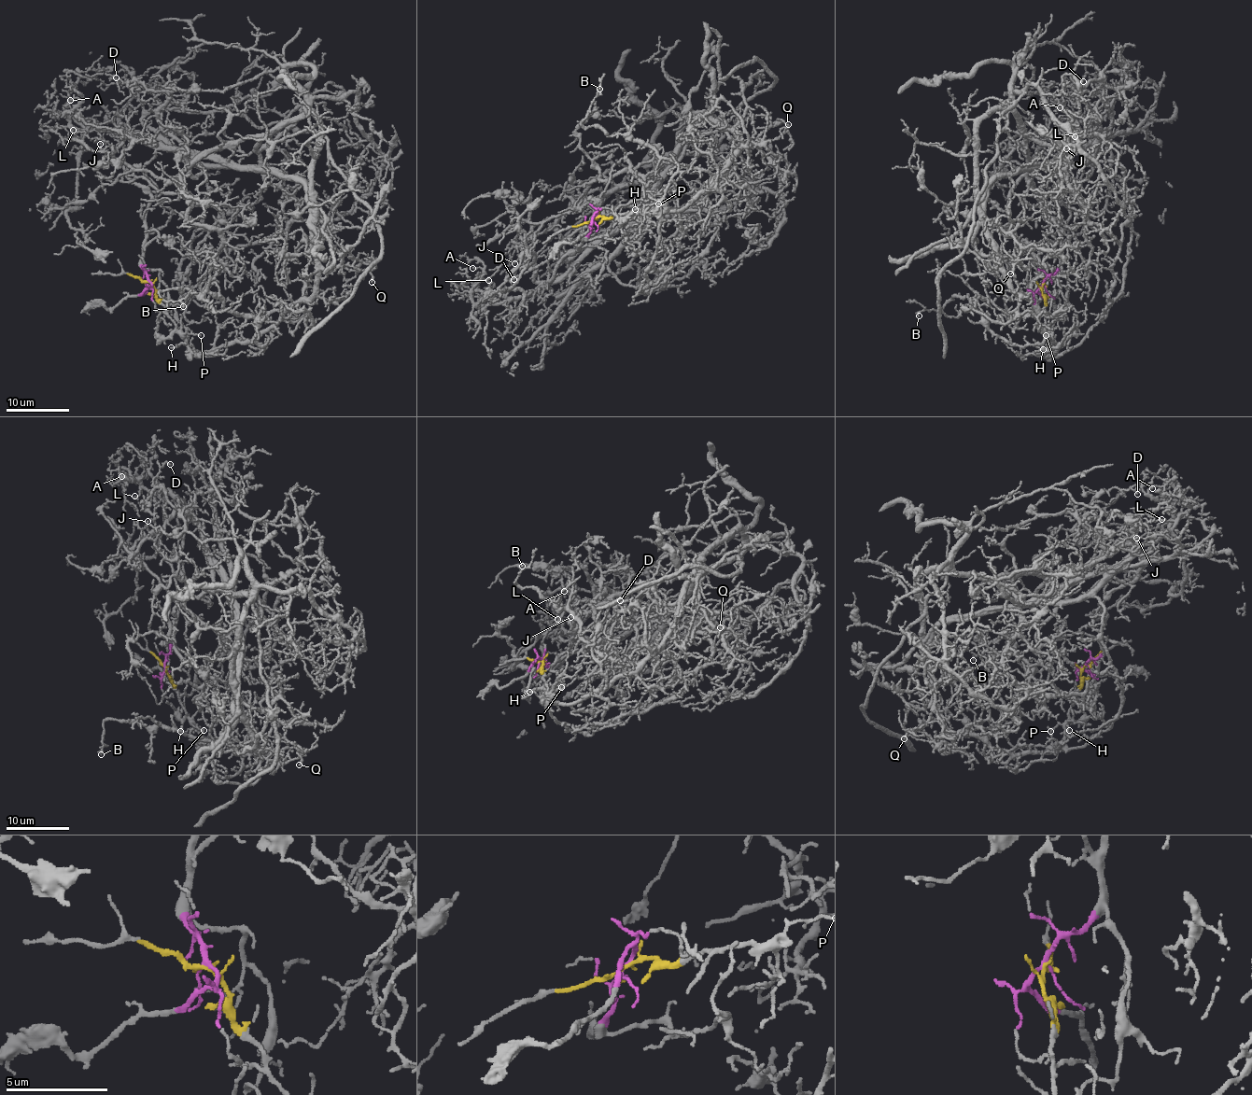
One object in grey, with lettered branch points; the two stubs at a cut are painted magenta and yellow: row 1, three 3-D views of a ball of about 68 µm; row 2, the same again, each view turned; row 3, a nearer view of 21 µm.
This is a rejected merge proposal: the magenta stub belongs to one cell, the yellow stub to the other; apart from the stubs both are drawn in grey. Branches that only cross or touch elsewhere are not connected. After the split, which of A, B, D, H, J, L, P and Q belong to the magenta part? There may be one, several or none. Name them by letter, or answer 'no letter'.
A, D, J, L

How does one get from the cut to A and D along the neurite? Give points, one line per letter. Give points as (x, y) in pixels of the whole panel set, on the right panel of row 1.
A: (1043, 285), (1059, 265), (1070, 197), (1091, 170), (1097, 142), (1104, 135), (1090, 133), (1061, 104), (1059, 107)
D: (1043, 285), (1059, 265), (1070, 197), (1097, 150), (1094, 136), (1072, 145), (1078, 126), (1046, 93), (1083, 81)

